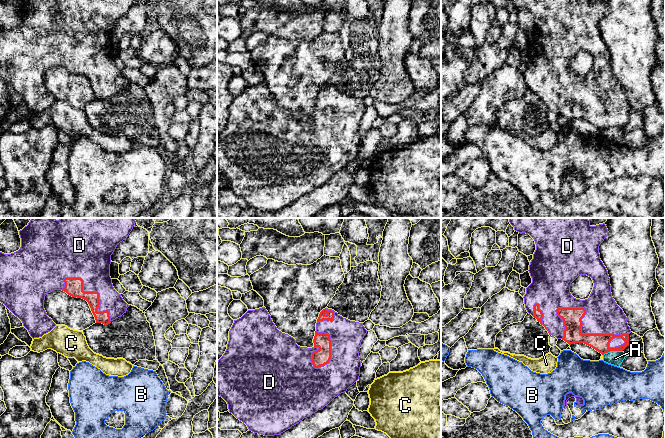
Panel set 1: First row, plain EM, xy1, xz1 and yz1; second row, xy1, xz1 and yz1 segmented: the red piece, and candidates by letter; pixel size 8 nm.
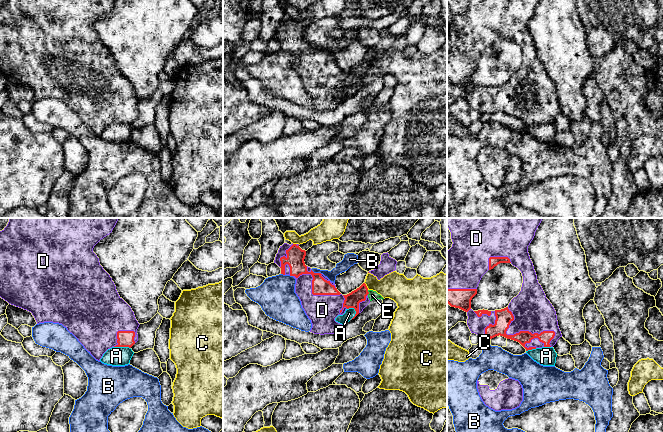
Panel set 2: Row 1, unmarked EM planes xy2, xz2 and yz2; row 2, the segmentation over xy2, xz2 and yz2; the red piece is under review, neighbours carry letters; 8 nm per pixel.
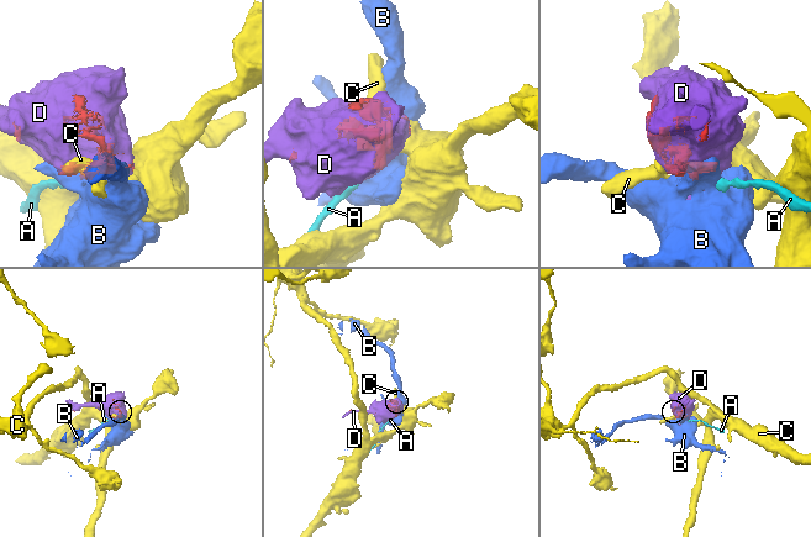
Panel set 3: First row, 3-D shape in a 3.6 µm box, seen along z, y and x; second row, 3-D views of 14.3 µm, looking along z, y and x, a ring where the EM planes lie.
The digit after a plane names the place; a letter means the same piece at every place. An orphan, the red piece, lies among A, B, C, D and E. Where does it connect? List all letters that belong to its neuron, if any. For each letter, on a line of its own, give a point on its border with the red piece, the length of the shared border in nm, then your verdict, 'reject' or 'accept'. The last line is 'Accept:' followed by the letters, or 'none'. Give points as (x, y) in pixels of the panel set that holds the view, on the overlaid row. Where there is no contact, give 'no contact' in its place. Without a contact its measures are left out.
A: yz1 (612, 350) | 170 nm | reject
B: xz2 (316, 273) | 100 nm | reject
C: xz2 (366, 286) | 70 nm | reject
D: yz1 (580, 328) | 600 nm | accept
E: xz2 (368, 292) | 40 nm | reject
Accept: D

